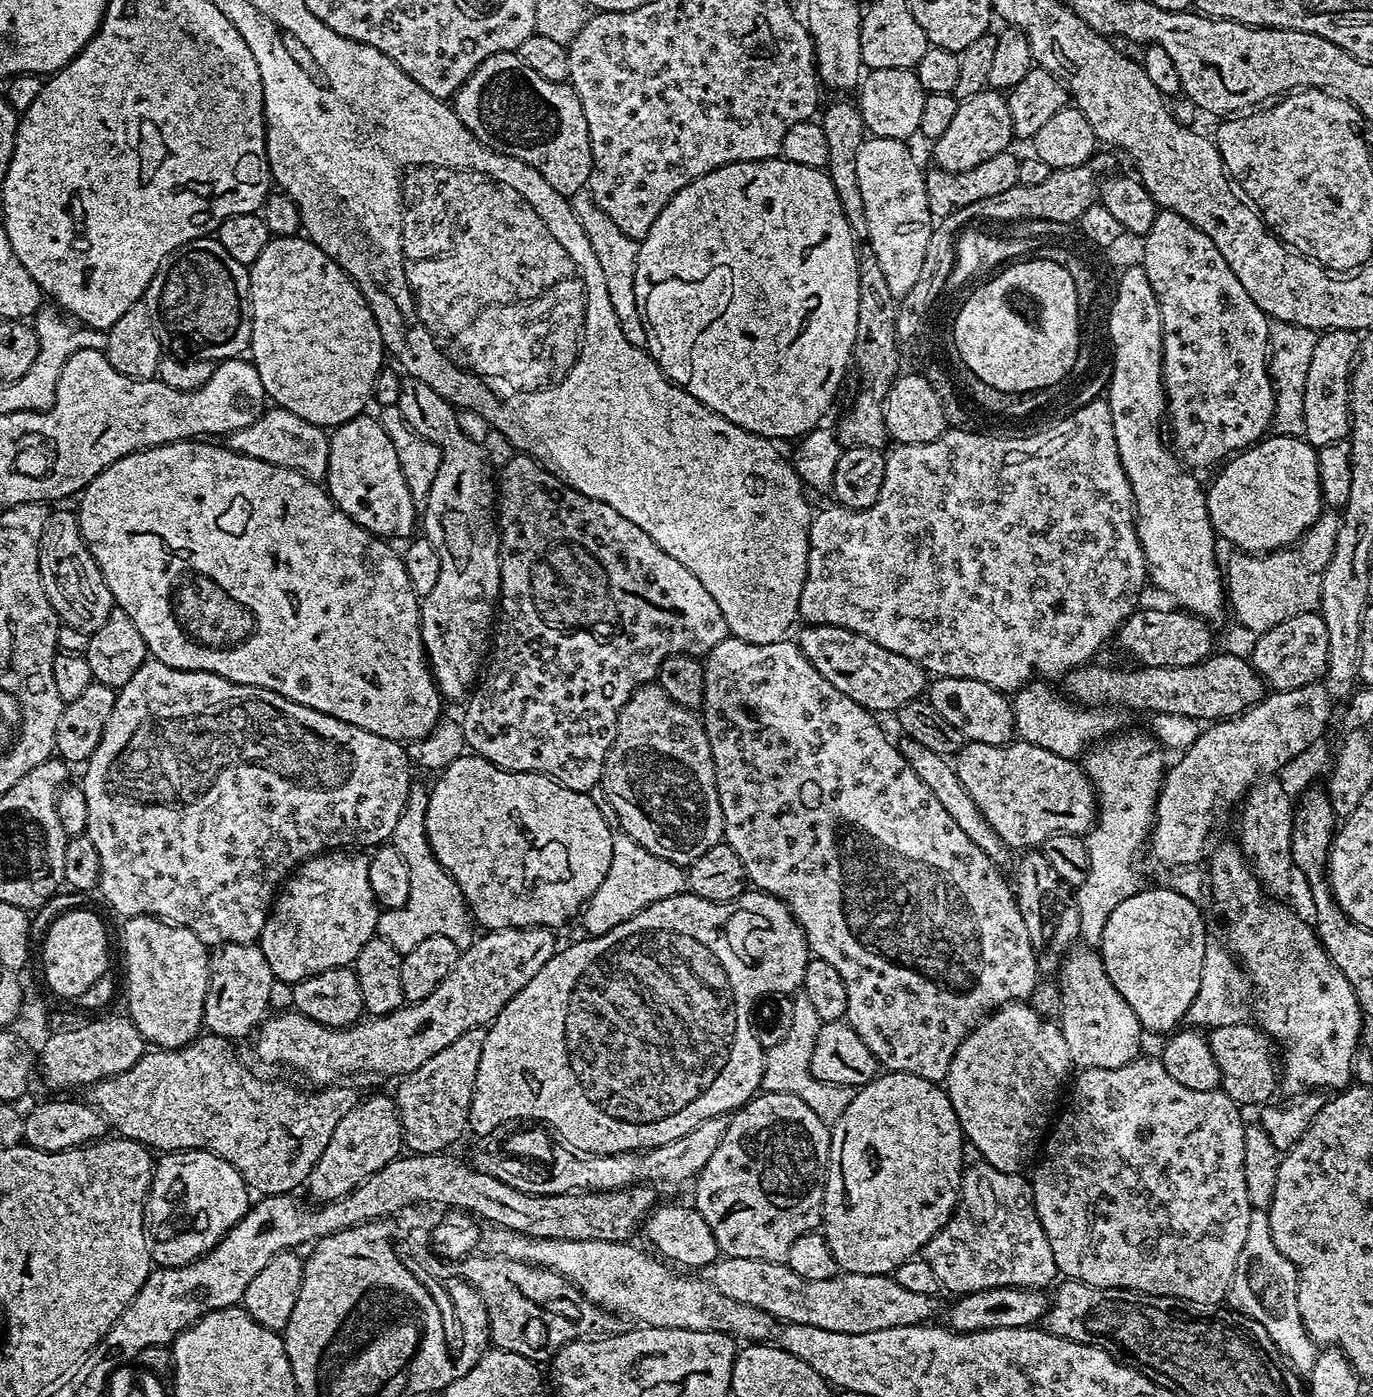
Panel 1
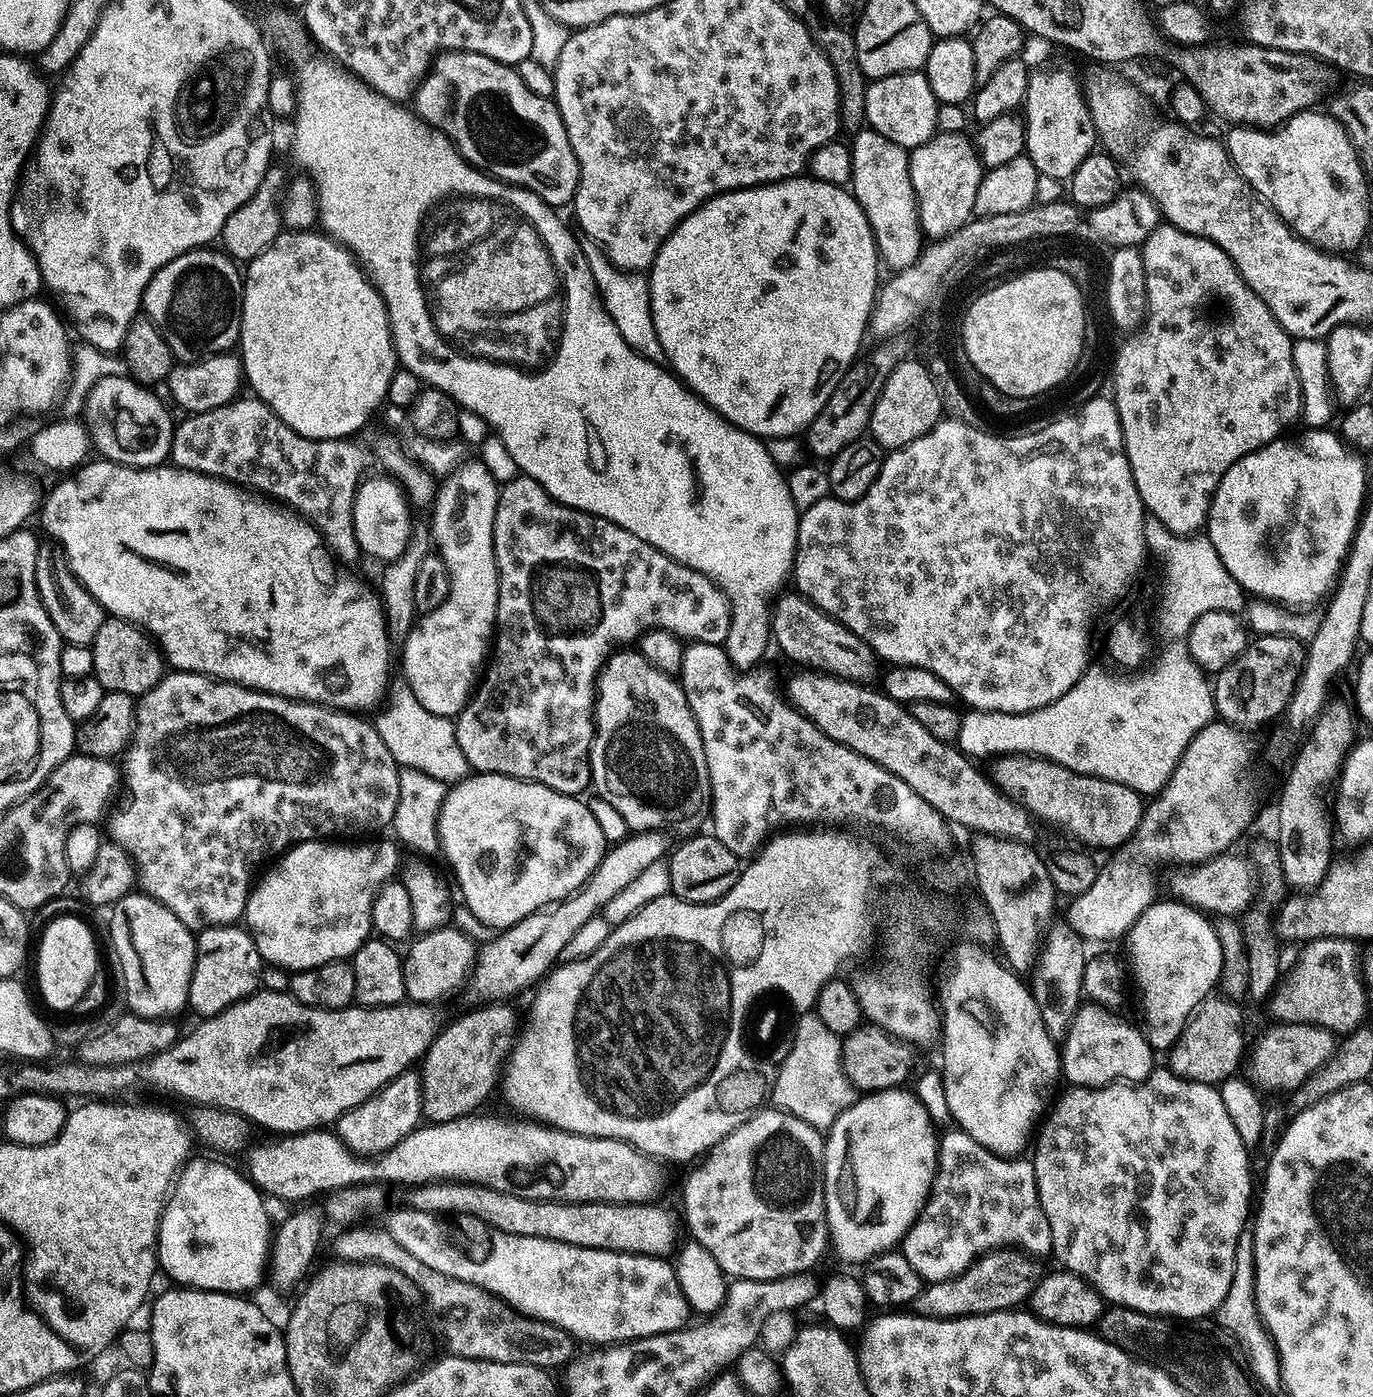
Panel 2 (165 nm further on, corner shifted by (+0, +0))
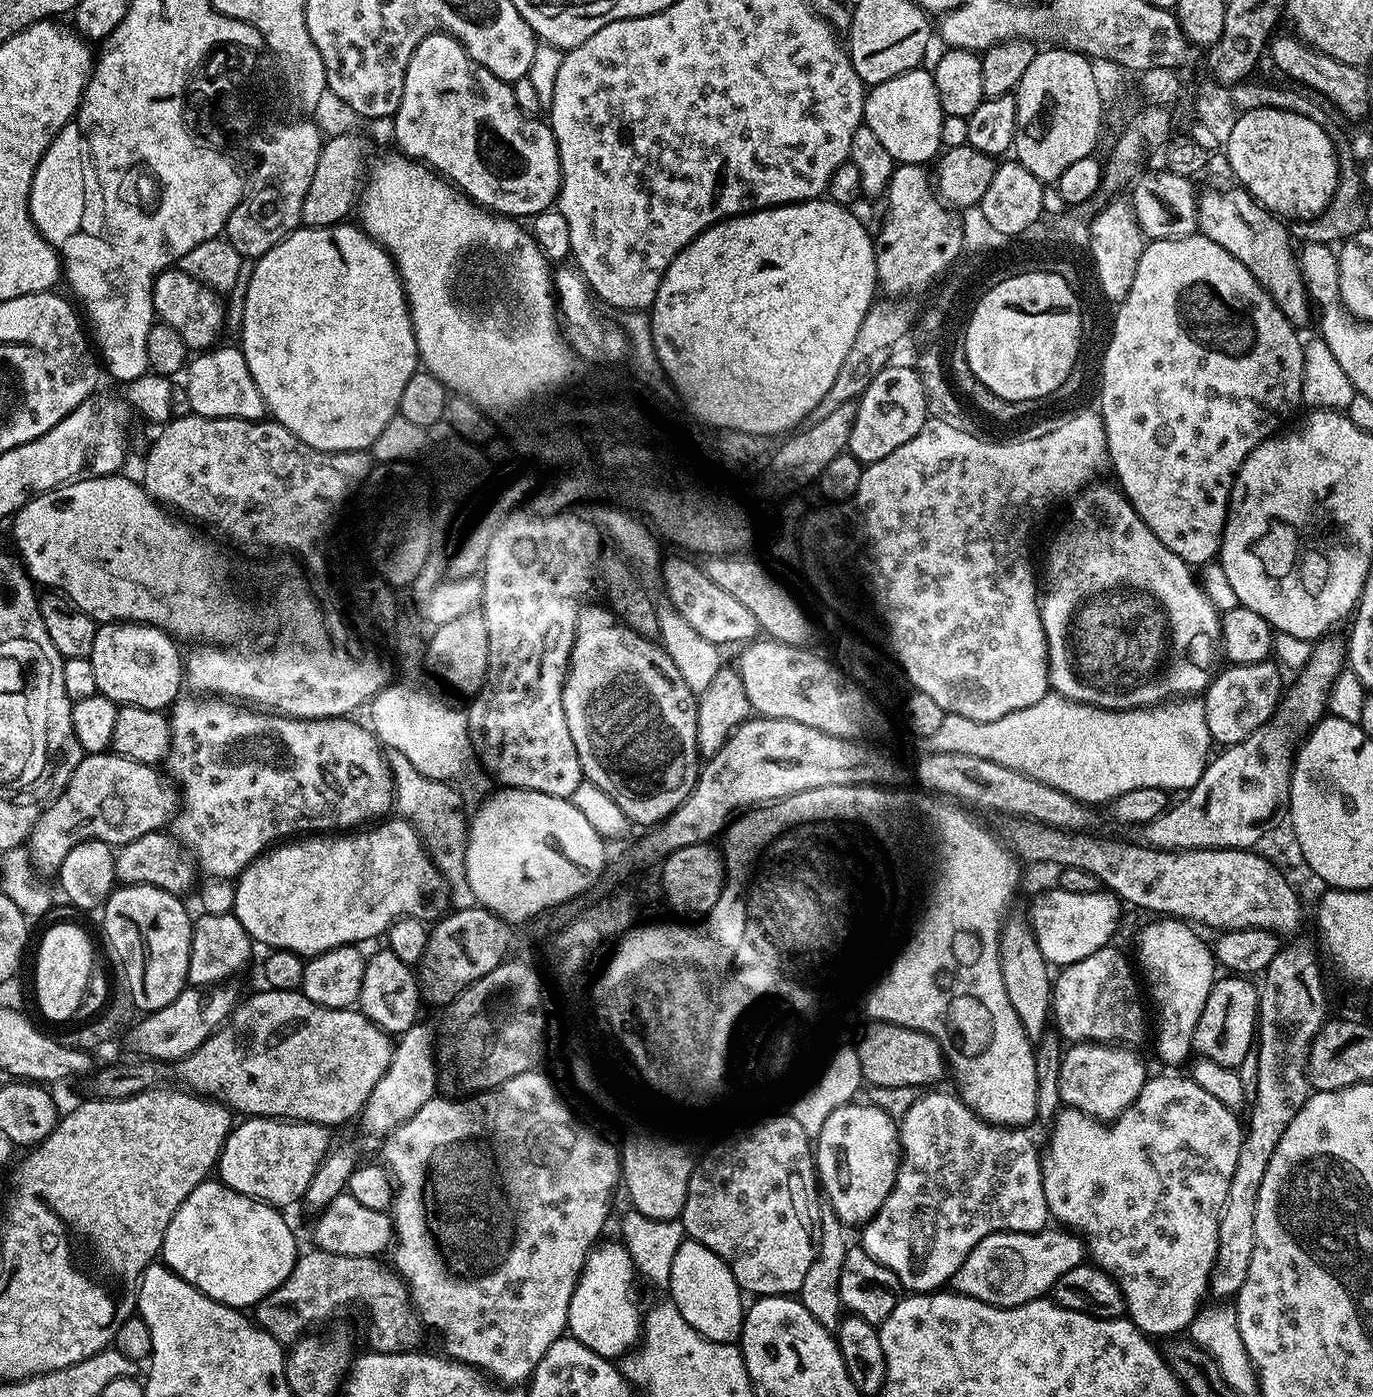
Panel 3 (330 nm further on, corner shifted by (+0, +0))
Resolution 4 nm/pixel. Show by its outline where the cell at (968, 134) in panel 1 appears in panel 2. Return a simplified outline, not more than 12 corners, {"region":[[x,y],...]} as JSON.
{"region":[[963,131],[908,157],[920,224],[947,237],[973,219],[986,168]]}

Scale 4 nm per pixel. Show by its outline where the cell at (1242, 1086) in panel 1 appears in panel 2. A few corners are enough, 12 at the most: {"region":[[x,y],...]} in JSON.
{"region":[[1276,1022],[1246,1056],[1265,1093],[1291,1094],[1335,1054],[1314,1024]]}

